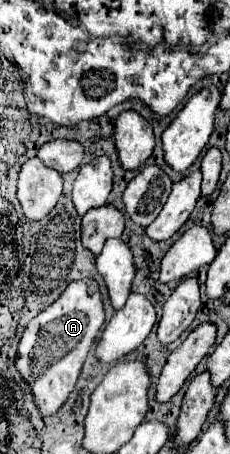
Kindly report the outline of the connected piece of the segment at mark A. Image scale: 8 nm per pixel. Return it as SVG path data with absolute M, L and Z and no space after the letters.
M94 280L70 282L62 296L26 324L18 344L16 370L30 386L40 416L52 416L68 400L94 338L104 324L104 306Z

